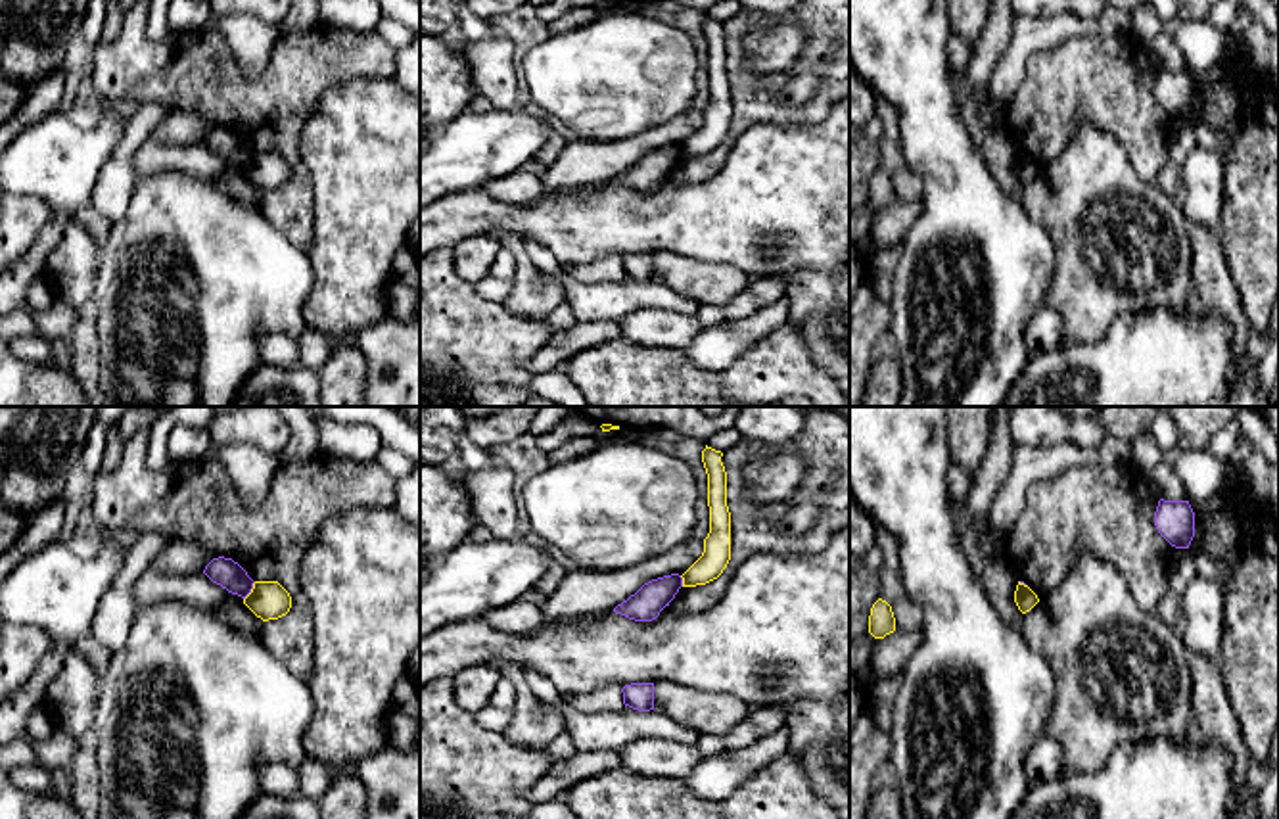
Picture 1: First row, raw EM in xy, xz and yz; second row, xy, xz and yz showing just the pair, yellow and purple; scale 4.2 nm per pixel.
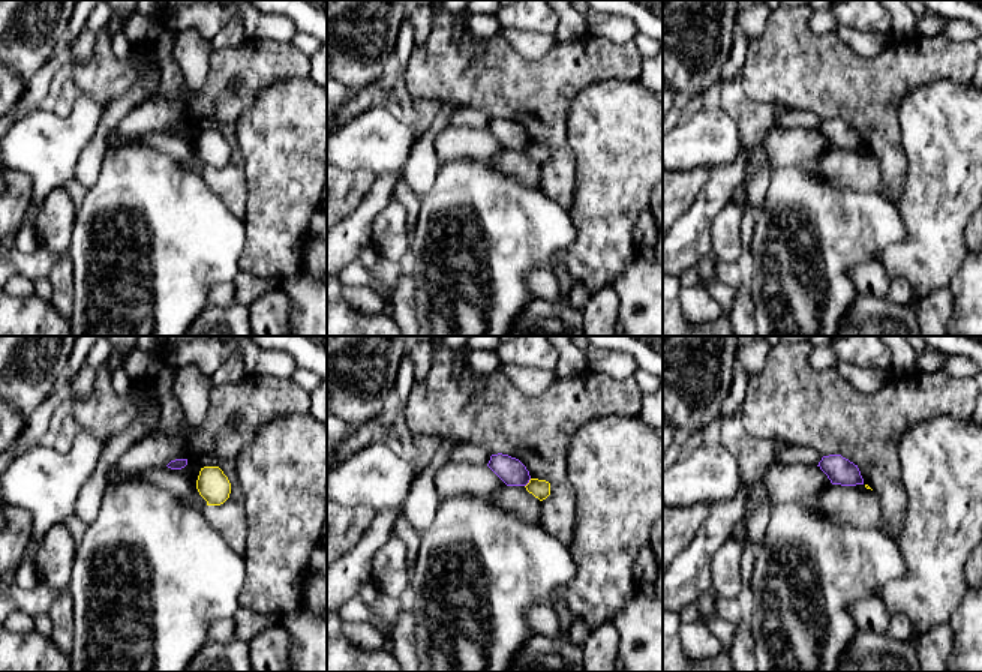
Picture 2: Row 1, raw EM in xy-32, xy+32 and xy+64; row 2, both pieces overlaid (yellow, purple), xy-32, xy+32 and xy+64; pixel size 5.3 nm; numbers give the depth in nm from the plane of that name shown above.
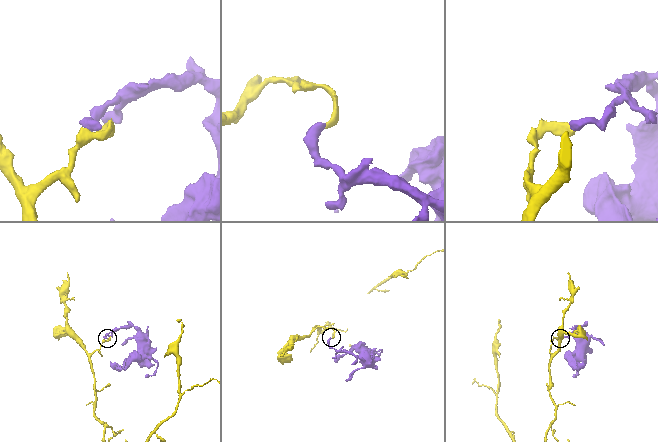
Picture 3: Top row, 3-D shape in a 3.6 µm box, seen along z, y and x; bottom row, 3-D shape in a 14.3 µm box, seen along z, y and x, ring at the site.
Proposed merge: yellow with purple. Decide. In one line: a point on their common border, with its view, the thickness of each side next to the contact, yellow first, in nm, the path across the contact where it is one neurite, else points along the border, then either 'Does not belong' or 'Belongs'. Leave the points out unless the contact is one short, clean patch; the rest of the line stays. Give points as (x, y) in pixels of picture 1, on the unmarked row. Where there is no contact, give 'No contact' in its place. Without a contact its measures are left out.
Touches yellow at xy (252, 162). Thickness 160 nm (yellow) against 120 nm. Boundary: xy (255, 152), (244, 169). Does not belong

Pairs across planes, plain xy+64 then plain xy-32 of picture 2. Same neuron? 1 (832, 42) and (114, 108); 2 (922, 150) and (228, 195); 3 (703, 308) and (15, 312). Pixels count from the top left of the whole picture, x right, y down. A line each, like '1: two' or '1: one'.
1: two
2: two
3: two

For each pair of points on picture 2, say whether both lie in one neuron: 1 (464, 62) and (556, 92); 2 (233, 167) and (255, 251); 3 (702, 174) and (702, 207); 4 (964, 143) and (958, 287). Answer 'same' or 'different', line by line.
1: same
2: different
3: different
4: different

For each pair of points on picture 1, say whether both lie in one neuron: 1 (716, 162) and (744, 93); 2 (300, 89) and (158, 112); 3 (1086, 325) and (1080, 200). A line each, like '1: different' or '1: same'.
1: same
2: different
3: same

